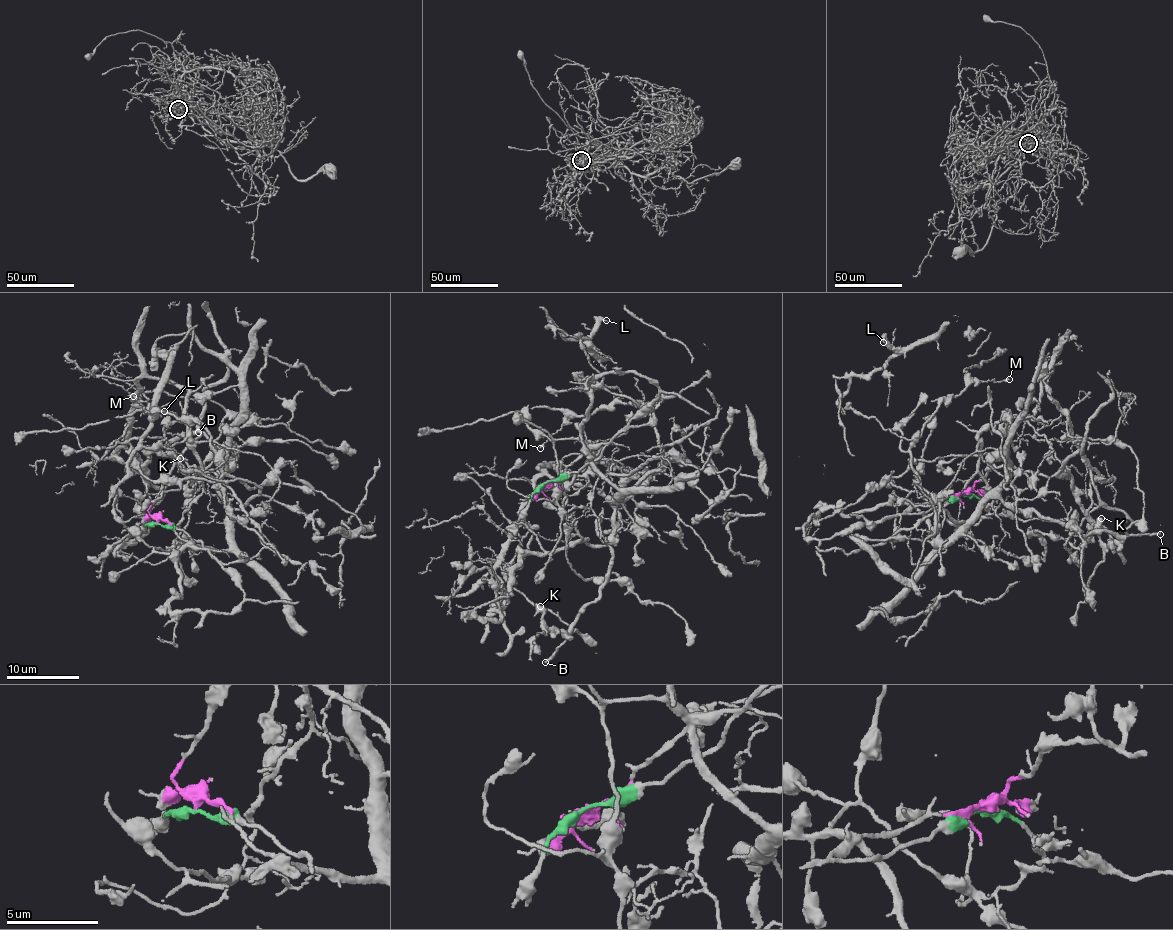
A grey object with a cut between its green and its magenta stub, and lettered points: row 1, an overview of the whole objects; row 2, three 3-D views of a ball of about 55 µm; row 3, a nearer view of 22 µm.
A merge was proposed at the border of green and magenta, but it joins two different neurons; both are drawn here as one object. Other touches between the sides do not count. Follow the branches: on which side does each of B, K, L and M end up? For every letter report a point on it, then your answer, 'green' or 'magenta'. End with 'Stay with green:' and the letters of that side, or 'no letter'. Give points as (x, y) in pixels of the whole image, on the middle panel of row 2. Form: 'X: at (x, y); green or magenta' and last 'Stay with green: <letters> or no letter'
B: at (545, 662); green
K: at (540, 606); green
L: at (606, 320); green
M: at (540, 448); green
Stay with green: B, K, L, M

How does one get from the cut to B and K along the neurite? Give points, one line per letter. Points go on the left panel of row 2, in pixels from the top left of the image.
B: (156, 523), (195, 543), (229, 548), (231, 510), (222, 486), (239, 454), (229, 457), (198, 432)
K: (156, 523), (229, 548), (222, 486), (239, 454), (220, 447), (192, 478), (180, 458)

